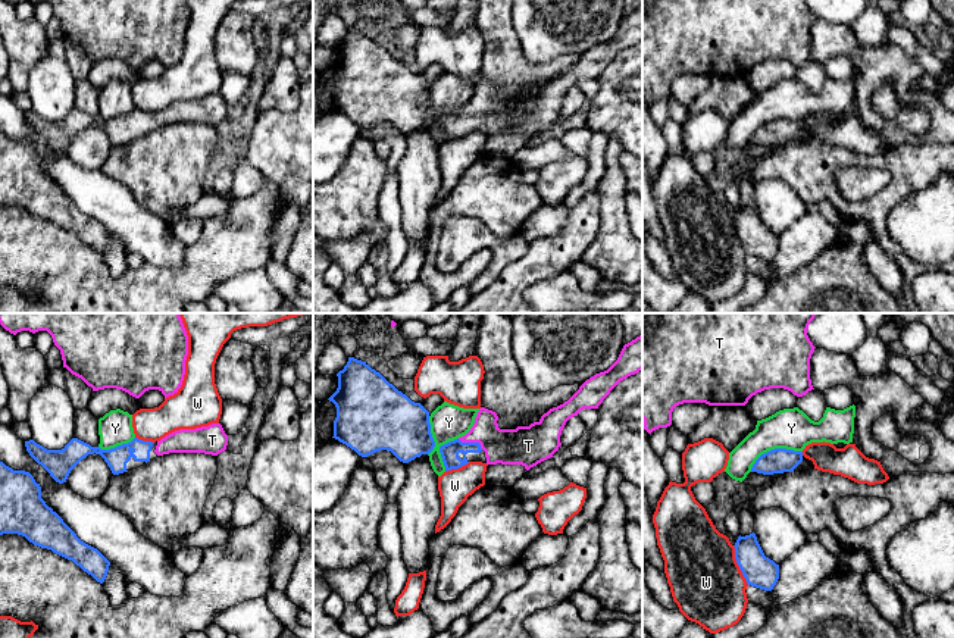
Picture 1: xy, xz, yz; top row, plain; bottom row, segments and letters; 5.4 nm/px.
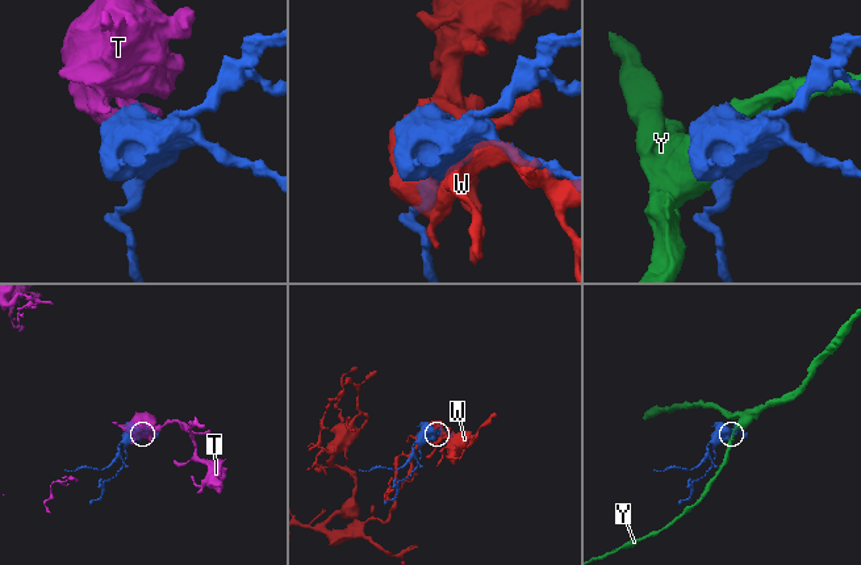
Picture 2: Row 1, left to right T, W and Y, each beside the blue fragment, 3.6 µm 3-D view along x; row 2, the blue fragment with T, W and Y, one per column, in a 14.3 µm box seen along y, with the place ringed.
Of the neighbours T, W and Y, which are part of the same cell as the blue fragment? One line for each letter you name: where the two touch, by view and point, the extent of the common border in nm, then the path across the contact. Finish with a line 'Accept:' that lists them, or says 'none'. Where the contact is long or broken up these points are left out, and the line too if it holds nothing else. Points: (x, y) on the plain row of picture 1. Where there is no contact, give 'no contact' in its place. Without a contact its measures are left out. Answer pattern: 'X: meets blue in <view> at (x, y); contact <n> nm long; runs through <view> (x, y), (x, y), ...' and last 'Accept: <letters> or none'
T: meets blue in xz at (471, 113); contact 160 nm long; runs through xz (449, 122), (471, 113), (516, 116)
Accept: T

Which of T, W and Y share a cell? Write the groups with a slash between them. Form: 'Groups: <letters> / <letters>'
Groups: T / W / Y

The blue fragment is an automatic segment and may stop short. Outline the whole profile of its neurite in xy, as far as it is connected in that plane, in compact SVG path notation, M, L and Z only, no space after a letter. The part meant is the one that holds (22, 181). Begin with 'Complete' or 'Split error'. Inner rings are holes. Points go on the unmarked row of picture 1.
Complete. M0 132L0 206L18 204L34 216L72 231L103 254L110 232L81 212L63 190L41 169L41 157L25 141L13 141Z

